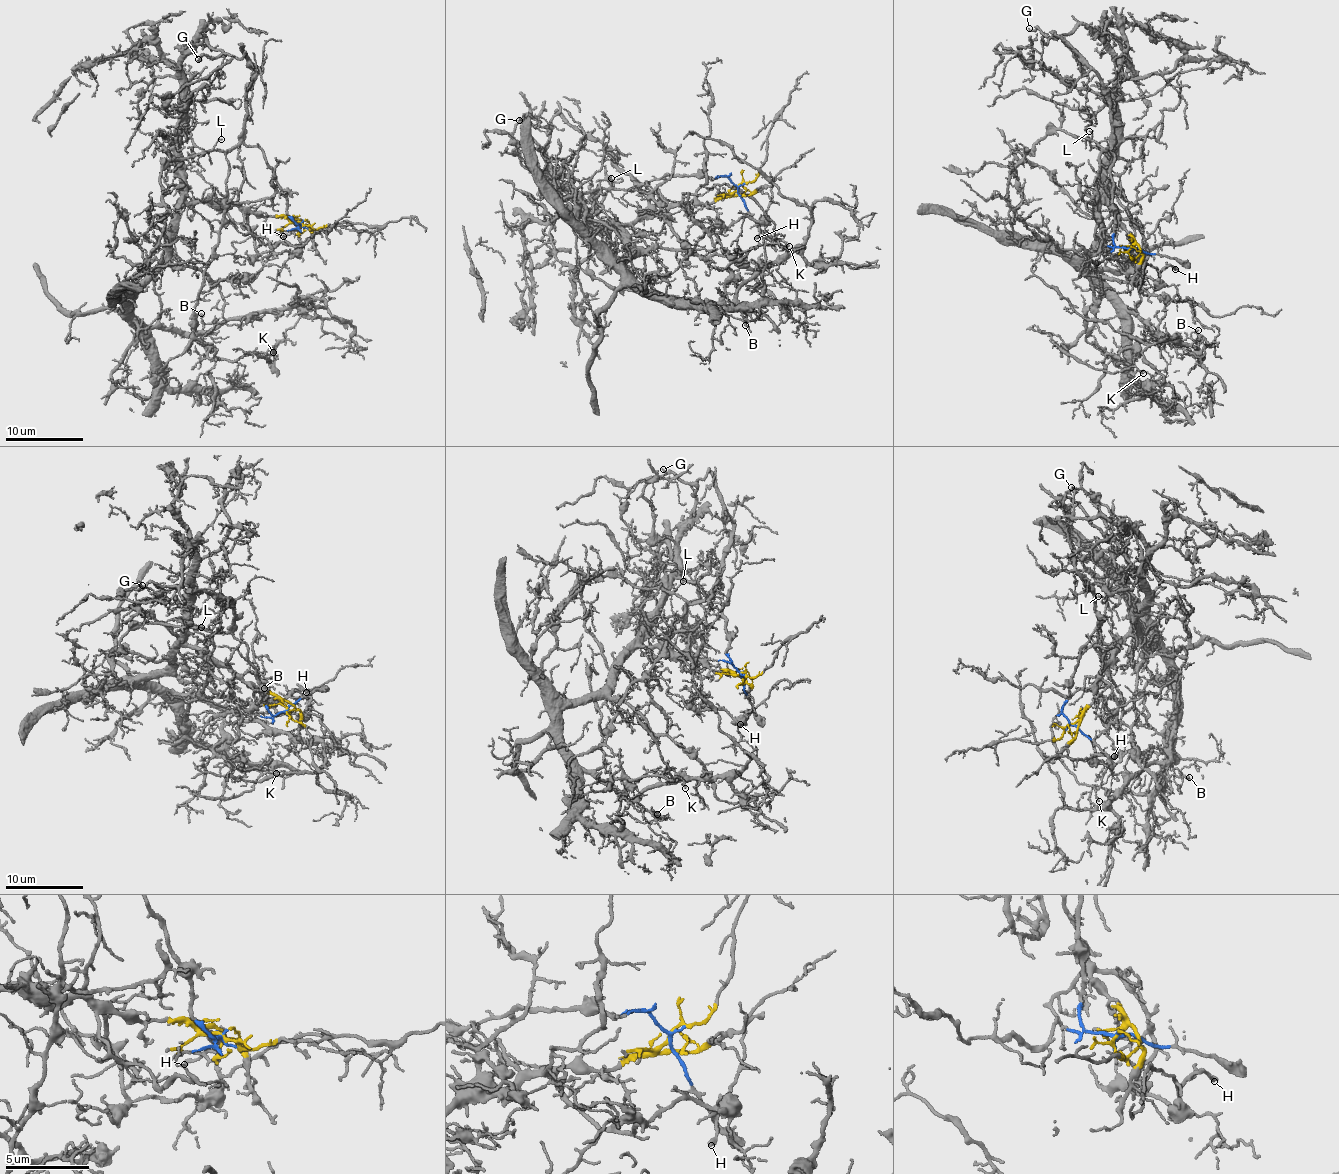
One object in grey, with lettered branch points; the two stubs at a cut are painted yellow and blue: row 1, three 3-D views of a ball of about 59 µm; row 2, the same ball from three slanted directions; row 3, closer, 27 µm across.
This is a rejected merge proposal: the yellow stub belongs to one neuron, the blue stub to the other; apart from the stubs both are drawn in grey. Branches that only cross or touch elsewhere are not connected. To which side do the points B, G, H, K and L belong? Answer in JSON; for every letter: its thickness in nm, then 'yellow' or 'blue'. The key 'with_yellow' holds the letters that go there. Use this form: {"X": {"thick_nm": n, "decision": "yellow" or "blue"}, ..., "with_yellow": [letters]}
{"B": {"thick_nm": 130, "decision": "yellow"}, "G": {"thick_nm": 160, "decision": "yellow"}, "H": {"thick_nm": 220, "decision": "yellow"}, "K": {"thick_nm": 140, "decision": "yellow"}, "L": {"thick_nm": 110, "decision": "blue"}, "with_yellow": ["B", "G", "H", "K"]}

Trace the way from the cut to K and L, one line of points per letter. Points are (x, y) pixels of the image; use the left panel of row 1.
K: (301, 223), (187, 205), (169, 254), (131, 294), (144, 324), (175, 327), (212, 357), (272, 352)
L: (301, 223), (287, 213), (287, 194), (266, 156), (241, 145), (216, 150), (214, 144), (222, 139)

